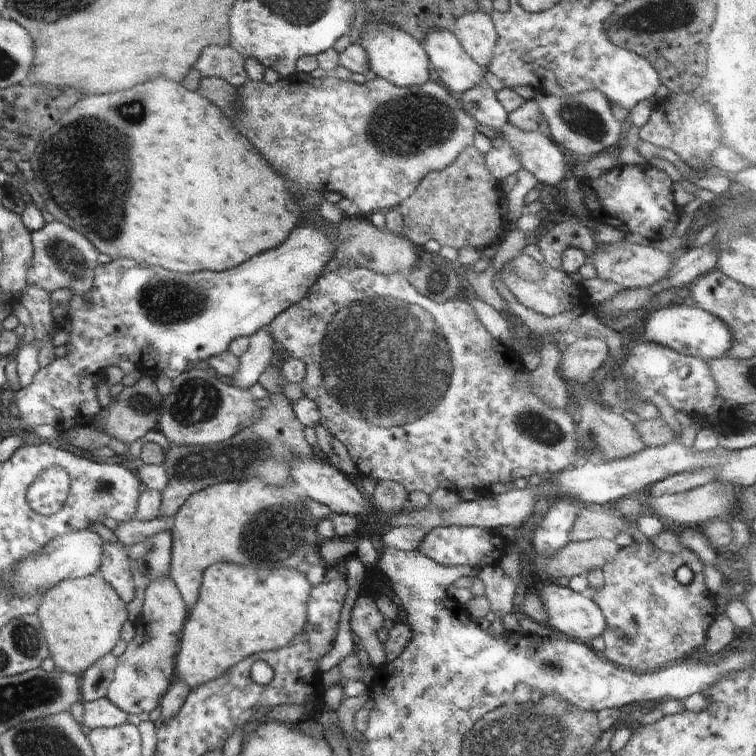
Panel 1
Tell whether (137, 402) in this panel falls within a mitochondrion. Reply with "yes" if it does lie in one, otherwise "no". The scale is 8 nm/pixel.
yes

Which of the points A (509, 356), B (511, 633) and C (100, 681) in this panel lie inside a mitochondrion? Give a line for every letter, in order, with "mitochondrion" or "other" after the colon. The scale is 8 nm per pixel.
A: other
B: other
C: other

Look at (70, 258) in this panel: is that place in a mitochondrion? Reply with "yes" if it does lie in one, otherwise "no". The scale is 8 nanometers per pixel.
yes

